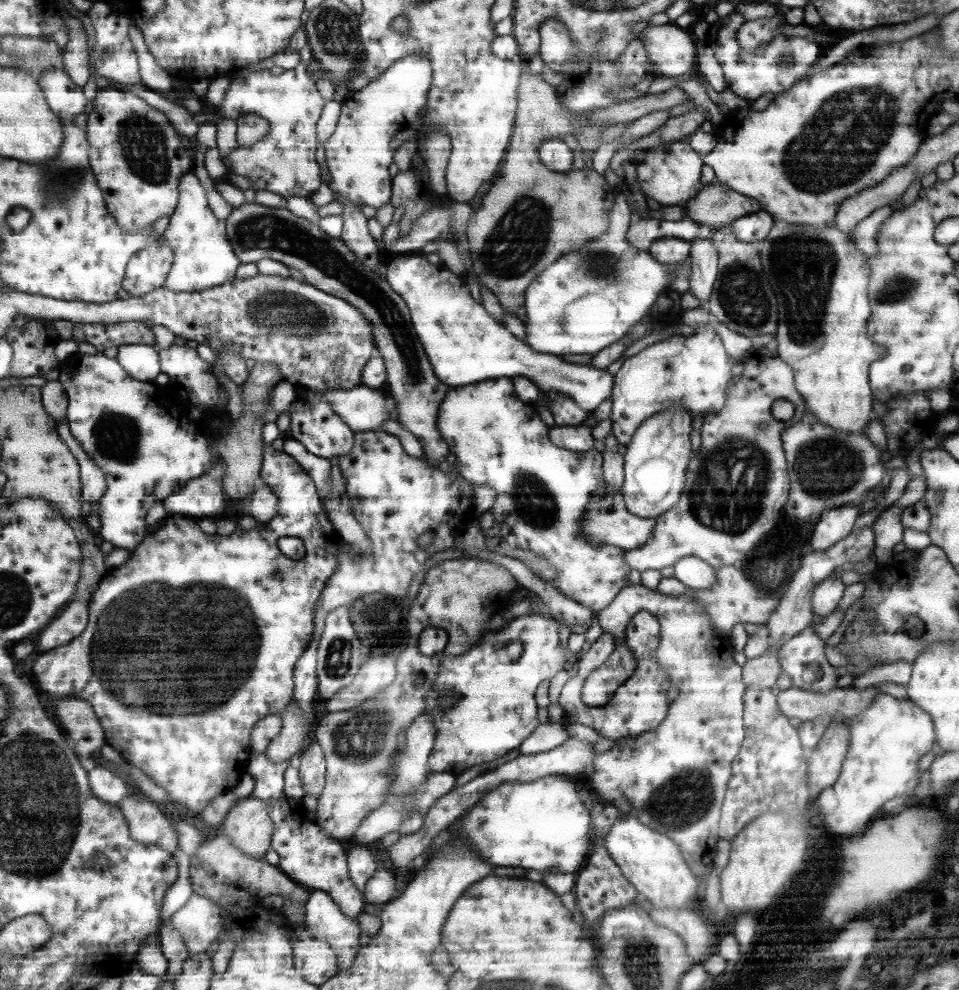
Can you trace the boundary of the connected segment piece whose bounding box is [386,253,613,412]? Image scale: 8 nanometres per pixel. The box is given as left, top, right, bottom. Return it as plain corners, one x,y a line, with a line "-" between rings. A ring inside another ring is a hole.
421,253
389,256
386,261
386,280
391,288
406,301
407,307
411,311
411,320
414,322
415,331
430,357
435,375
444,384
449,387
457,387
495,378
525,376
538,388
541,388
544,393
557,390
567,394
574,402
578,403
580,408
588,412
595,411
602,402
611,398
613,376
609,372
590,365
568,363
560,356
538,352
531,345
516,339
502,322
498,322
488,314
482,304
472,300
468,285
464,284
464,290
462,290
462,280
458,278
457,274
452,274
452,271
442,262
432,264

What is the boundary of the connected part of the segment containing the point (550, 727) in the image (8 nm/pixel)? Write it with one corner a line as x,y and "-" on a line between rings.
554,722
540,724
540,728
536,728
528,738
523,740
518,752
520,755
529,755
552,750
562,745
569,737
562,724
554,724

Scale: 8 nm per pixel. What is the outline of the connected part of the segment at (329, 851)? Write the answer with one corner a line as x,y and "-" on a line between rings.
286,797
270,808
271,819
275,823
271,848
279,854
277,866
293,882
329,894
341,911
352,920
364,912
363,893
350,878
345,841
335,839
318,823
318,813
306,810
302,799

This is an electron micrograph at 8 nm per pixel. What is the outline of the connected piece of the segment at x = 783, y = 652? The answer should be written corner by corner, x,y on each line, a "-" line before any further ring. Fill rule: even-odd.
812,623
806,627
799,635
782,645
778,652
778,659
782,670
786,671
792,679
793,686
815,693
827,693
838,688
836,680
840,676
836,675
835,667
828,663
824,654
825,641
814,629
815,624

